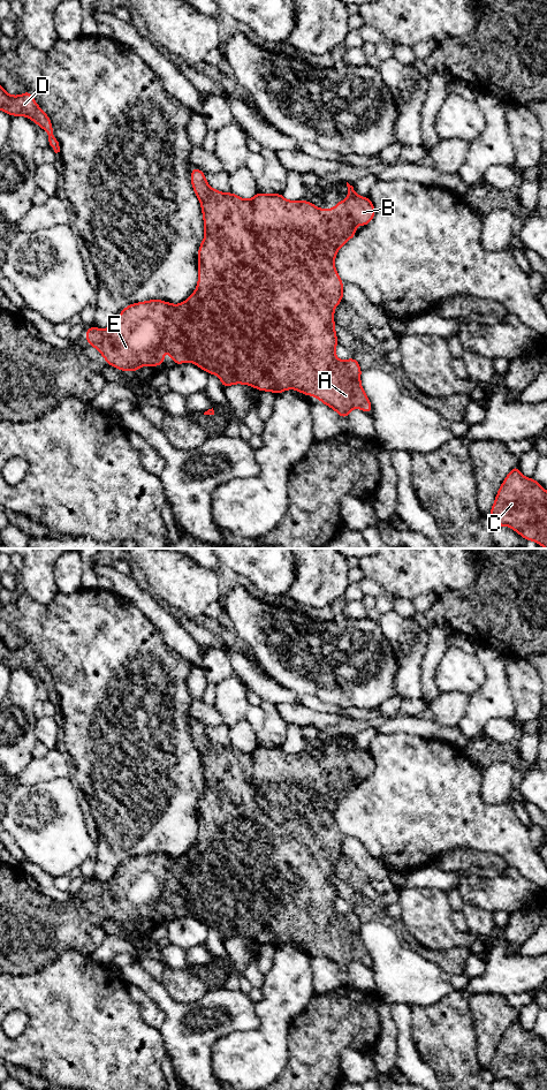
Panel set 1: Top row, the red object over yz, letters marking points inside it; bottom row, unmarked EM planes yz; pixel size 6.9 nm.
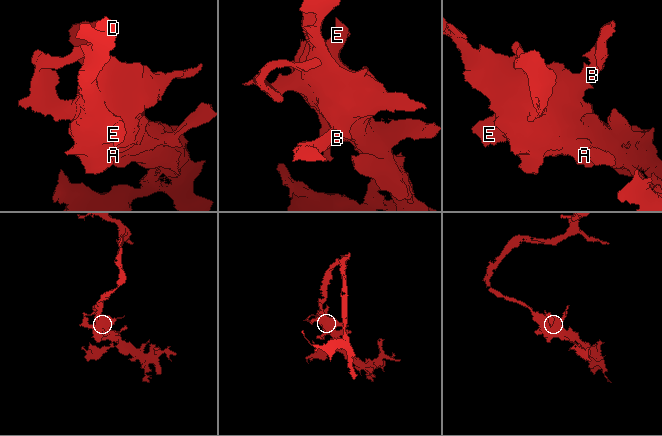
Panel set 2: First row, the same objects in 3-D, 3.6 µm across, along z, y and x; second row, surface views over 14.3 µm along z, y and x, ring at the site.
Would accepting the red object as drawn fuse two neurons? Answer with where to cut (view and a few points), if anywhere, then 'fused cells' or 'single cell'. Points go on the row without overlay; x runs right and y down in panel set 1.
no cut | single cell

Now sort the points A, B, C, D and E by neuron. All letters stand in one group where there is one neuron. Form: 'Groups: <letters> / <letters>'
Groups: A B C D E

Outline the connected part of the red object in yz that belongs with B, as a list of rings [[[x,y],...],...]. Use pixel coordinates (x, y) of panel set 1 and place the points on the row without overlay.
[[[192,720],[190,732],[193,744],[202,757],[205,780],[205,789],[198,801],[198,838],[196,843],[187,854],[177,858],[161,853],[151,853],[126,860],[108,881],[99,883],[93,878],[90,879],[85,886],[88,898],[96,900],[108,918],[115,919],[122,925],[127,925],[128,923],[137,925],[143,918],[162,918],[165,916],[162,904],[166,903],[173,909],[172,915],[174,917],[192,915],[208,928],[218,928],[223,941],[234,937],[244,937],[261,945],[271,944],[274,947],[294,941],[304,948],[316,949],[324,957],[334,962],[344,972],[347,972],[350,963],[354,961],[360,961],[363,964],[371,968],[372,957],[360,938],[362,921],[357,913],[351,910],[347,914],[340,914],[335,909],[335,900],[339,898],[339,894],[335,887],[334,877],[334,862],[342,855],[344,840],[344,837],[341,834],[339,826],[336,825],[334,812],[339,802],[356,788],[357,784],[355,778],[358,777],[364,780],[374,771],[375,764],[371,751],[359,750],[354,740],[347,735],[348,751],[345,754],[339,754],[335,760],[325,764],[307,754],[286,754],[282,745],[267,748],[258,744],[251,752],[243,752],[231,744],[223,747],[208,739],[205,732],[205,726],[203,726],[198,720]]]

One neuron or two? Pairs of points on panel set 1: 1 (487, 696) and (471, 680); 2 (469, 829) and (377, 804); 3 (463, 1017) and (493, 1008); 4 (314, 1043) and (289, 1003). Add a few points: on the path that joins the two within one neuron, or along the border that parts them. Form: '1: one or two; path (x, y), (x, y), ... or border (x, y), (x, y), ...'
1: two; border (479, 660), (484, 671), (485, 682), (471, 696)
2: one; path (446, 811), (442, 809), (400, 809)
3: two; border (470, 994), (470, 1012), (477, 1042)
4: two; border (313, 993), (306, 1007), (290, 1024), (287, 1041)

